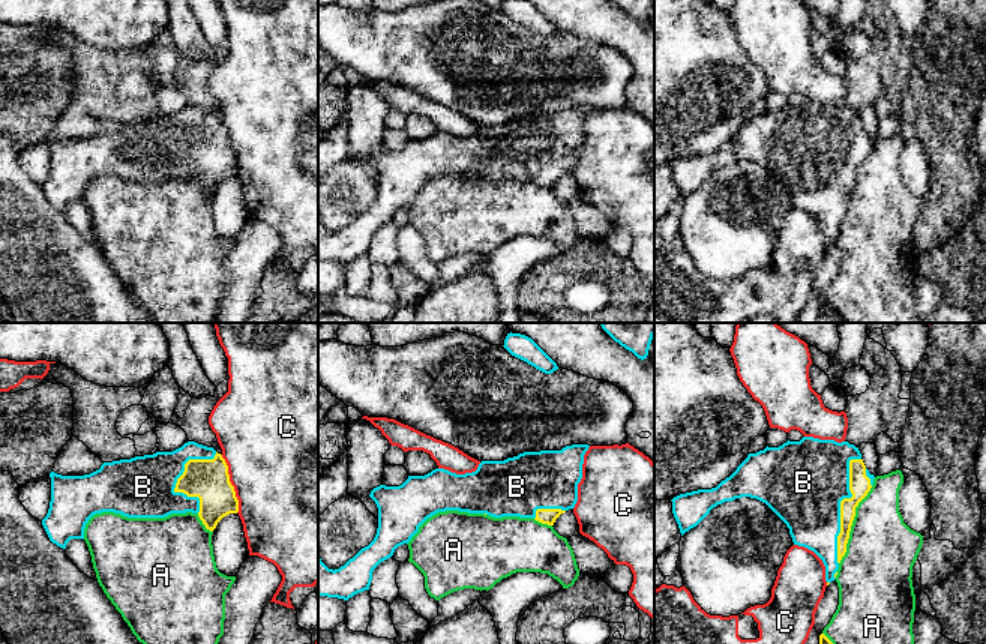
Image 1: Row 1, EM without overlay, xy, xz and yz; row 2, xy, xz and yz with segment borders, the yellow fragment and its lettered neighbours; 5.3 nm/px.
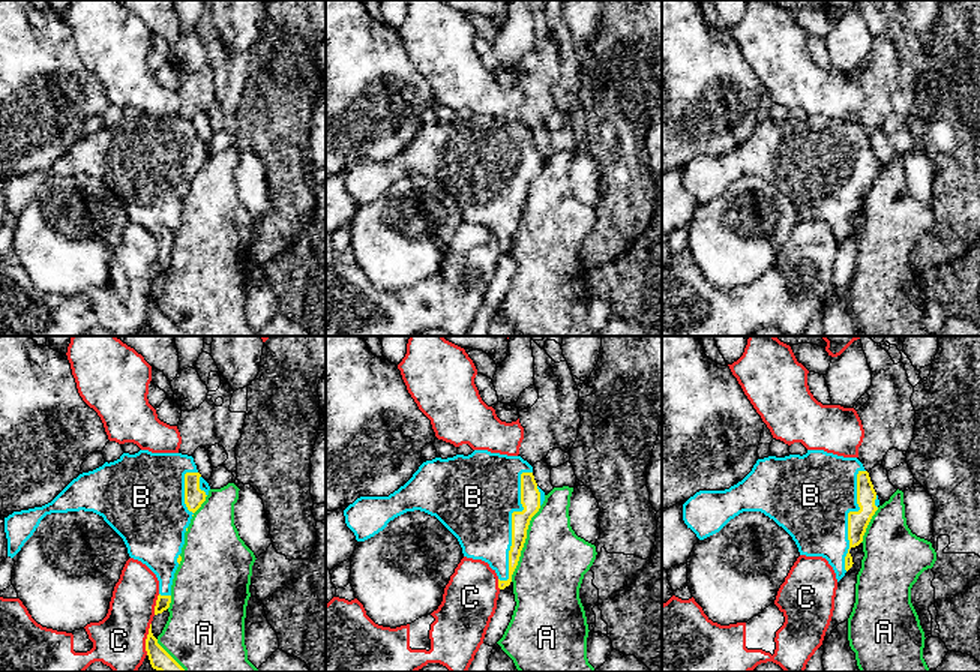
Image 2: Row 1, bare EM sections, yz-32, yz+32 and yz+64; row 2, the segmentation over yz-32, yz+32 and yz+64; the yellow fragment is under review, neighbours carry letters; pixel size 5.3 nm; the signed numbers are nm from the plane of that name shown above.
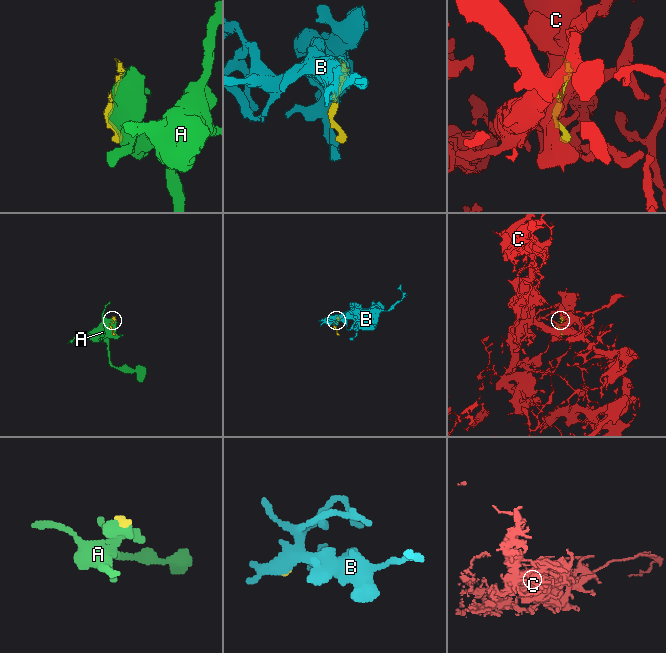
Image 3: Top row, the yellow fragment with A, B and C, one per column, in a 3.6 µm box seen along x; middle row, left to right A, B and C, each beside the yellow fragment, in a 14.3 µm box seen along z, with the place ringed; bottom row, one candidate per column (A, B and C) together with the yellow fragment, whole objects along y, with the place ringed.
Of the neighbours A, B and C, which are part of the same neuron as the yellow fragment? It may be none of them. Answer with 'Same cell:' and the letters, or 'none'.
Same cell: B

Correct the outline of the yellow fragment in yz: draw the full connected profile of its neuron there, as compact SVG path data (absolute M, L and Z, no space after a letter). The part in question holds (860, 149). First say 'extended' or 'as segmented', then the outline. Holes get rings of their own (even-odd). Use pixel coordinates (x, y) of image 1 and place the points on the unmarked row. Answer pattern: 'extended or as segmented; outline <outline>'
extended; outline M803 101L779 111L749 117L737 134L716 152L674 161L672 177L681 200L696 191L713 171L741 161L765 167L789 192L794 209L813 215L825 230L827 249L836 243L846 216L855 171L867 159L875 140L866 132L858 111L848 105Z

